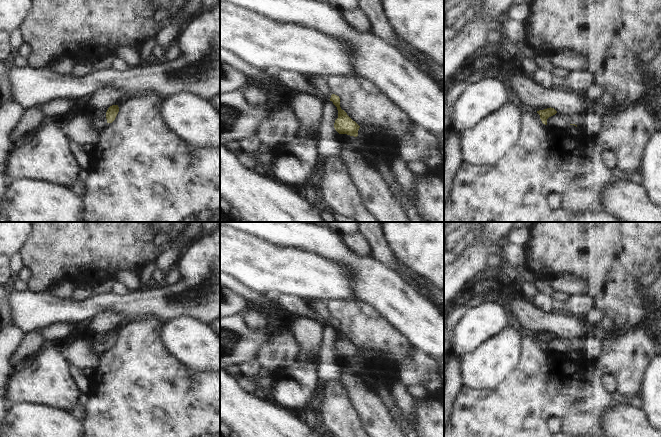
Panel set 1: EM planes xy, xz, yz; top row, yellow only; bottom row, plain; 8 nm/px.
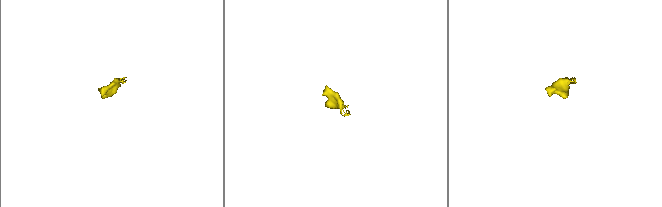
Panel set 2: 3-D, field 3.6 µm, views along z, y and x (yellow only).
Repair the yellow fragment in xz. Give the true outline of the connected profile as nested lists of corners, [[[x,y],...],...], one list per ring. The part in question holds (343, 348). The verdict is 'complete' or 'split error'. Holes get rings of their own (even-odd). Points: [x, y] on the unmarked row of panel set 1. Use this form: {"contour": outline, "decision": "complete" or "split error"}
{"contour": [[[275,295],[276,300],[279,301],[287,310],[290,318],[293,317],[310,317],[320,321],[325,326],[332,325],[337,331],[338,342],[335,344],[334,352],[339,358],[347,358],[357,361],[360,350],[353,345],[347,337],[340,331],[340,322],[335,318],[323,318],[319,315],[309,304],[308,299],[298,295]]], "decision": "split error"}

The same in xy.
{"contour": [[[112,329],[108,332],[107,336],[106,336],[106,341],[105,342],[101,342],[99,340],[95,340],[93,343],[93,347],[96,350],[97,353],[99,353],[100,355],[103,354],[103,352],[108,348],[108,347],[112,347],[117,338],[119,336],[119,331],[118,329]]], "decision": "split error"}

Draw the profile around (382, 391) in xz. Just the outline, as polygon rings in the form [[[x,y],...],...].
[[[385,384],[374,386],[374,392],[380,397],[382,404],[388,411],[389,415],[394,417],[395,423],[401,428],[402,422],[400,416],[402,415],[401,410],[395,403],[393,396],[391,395],[388,386]]]

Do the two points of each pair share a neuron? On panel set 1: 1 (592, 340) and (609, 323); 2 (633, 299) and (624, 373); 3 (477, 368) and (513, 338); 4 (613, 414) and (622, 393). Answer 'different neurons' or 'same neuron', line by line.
1: same neuron
2: different neurons
3: same neuron
4: different neurons

